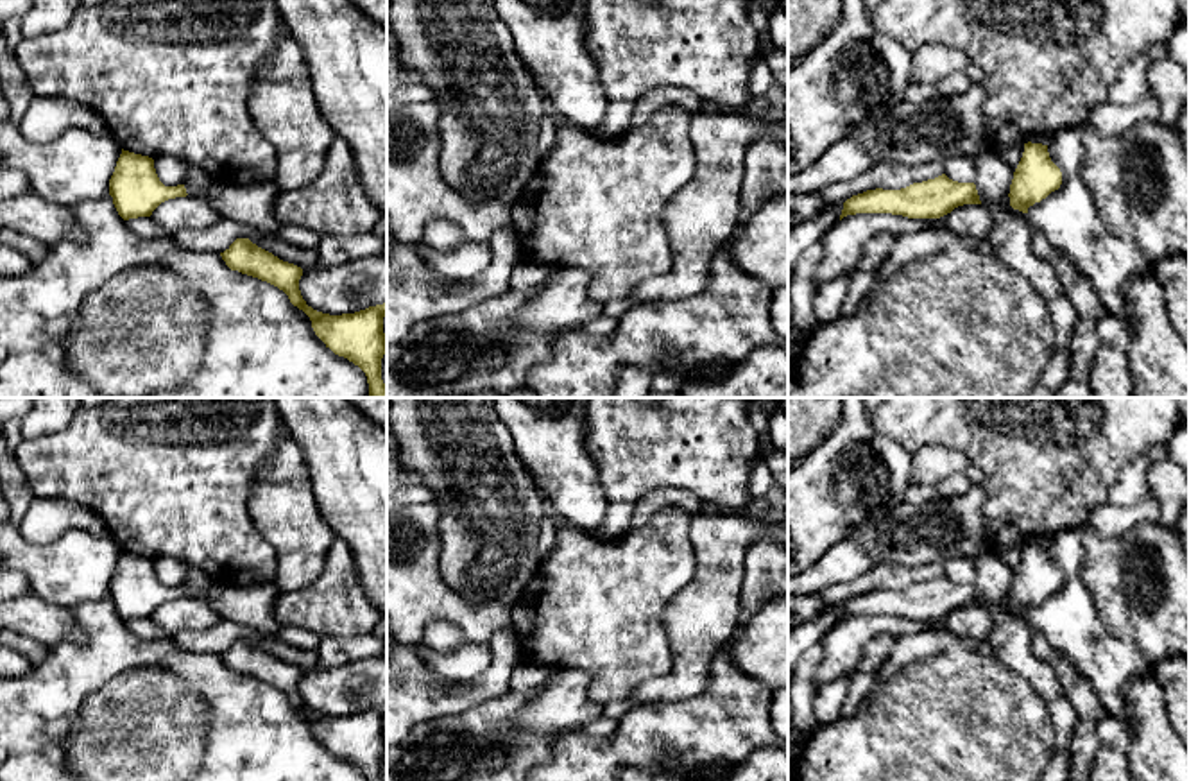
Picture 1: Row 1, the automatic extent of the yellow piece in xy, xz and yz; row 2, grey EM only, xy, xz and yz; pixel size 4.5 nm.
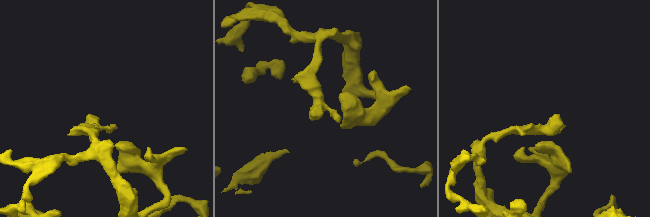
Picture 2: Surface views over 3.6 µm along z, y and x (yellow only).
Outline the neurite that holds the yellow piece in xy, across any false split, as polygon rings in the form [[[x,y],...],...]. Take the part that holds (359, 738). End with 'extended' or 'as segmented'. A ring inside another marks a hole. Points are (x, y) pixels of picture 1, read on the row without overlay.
[[[236,639],[220,657],[231,672],[258,679],[283,691],[290,704],[310,718],[315,736],[326,749],[358,767],[367,781],[381,781],[381,760],[387,754],[383,734],[387,704],[355,715],[322,715],[308,708],[301,697],[301,668],[279,661],[249,639]]] | as segmented

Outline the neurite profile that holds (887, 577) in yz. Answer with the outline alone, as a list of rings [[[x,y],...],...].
[[[881,562],[849,582],[831,584],[817,593],[824,598],[825,605],[838,605],[867,591],[901,591],[913,584],[935,580],[942,575],[944,564],[940,562],[920,564],[913,568]]]

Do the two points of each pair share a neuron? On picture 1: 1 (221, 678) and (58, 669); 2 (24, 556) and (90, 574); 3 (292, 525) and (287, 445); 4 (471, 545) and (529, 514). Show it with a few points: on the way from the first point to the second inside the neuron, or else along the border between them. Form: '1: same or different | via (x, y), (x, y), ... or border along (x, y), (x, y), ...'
1: same | via (179, 661), (162, 652), (99, 654)
2: same | via (40, 563), (58, 572), (74, 572)
3: same | via (287, 506), (287, 464)
4: same | via (486, 531), (502, 514), (514, 514)

